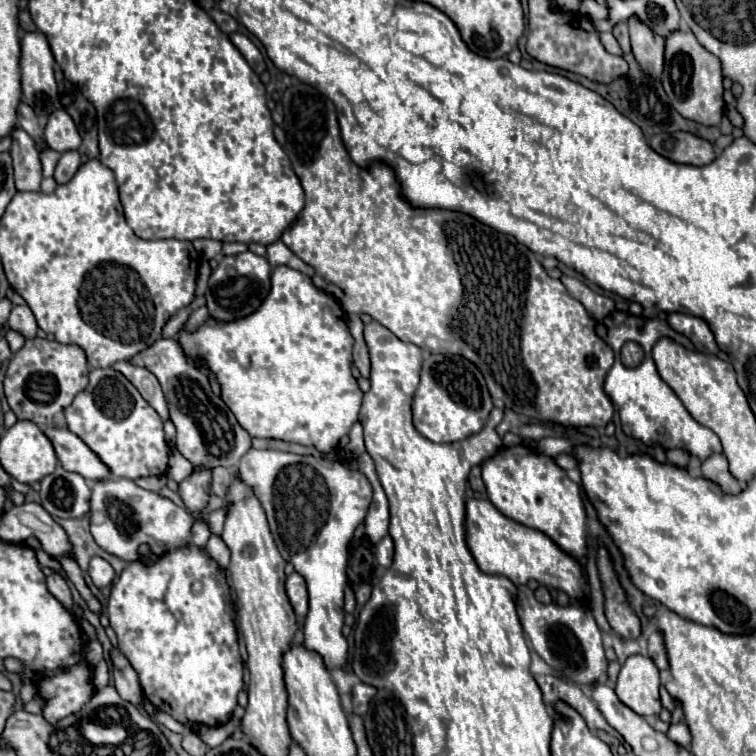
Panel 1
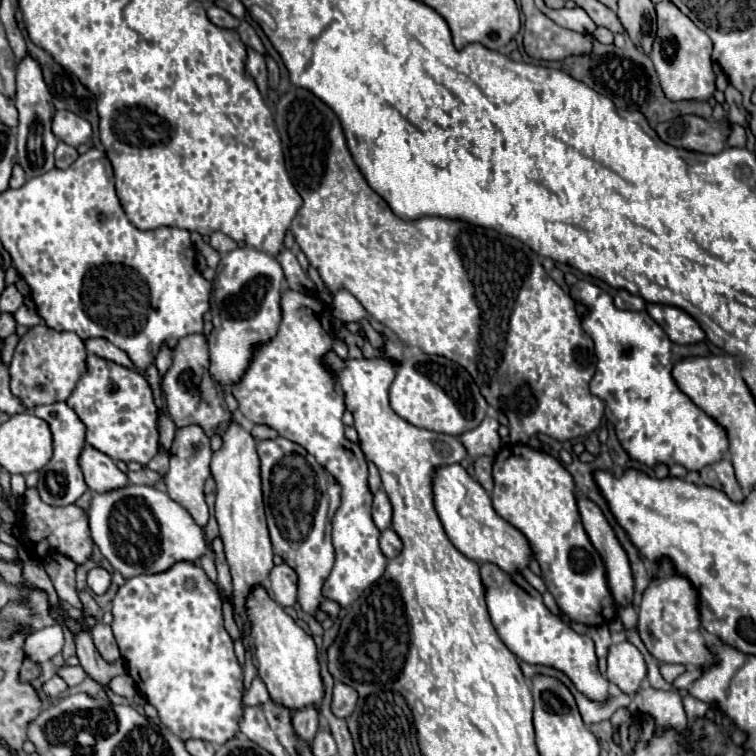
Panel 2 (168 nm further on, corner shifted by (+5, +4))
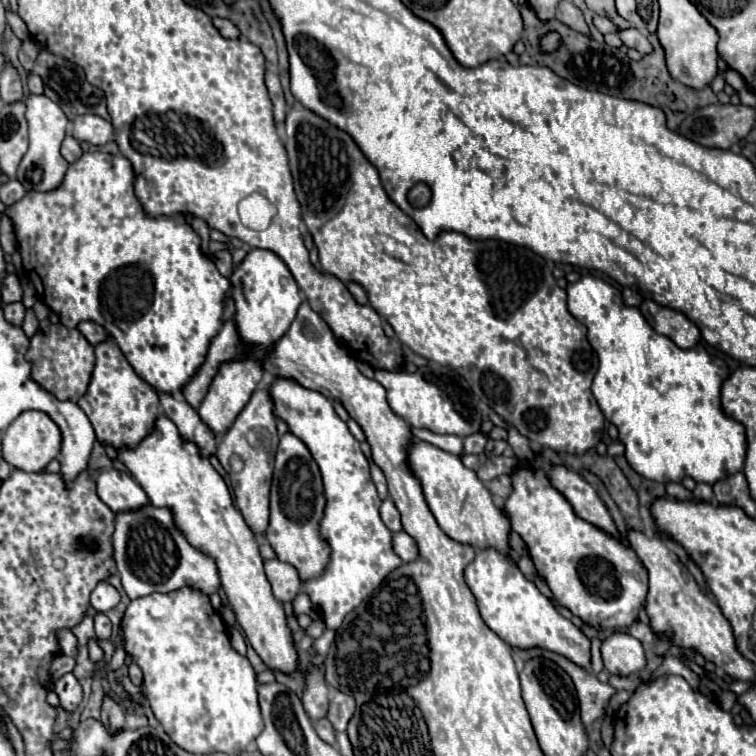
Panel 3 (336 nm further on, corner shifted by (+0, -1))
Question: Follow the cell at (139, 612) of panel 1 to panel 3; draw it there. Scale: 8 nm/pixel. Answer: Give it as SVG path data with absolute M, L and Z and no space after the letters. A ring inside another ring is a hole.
M182 587L172 593L152 593L134 599L124 613L122 629L126 637L126 653L132 655L134 663L138 663L144 673L144 695L154 717L162 723L164 731L178 747L200 755L218 751L238 755L262 733L264 721L258 707L256 673L250 661L232 649L224 621L212 609L206 595L196 589Z

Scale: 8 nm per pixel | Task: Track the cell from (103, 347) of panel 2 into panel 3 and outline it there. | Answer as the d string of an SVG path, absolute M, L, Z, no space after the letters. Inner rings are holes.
M80 321L76 329L78 329L92 345L96 345L96 343L100 343L100 341L104 341L104 339L108 337L106 331L102 329L102 325L98 325L98 323L94 323L94 321Z

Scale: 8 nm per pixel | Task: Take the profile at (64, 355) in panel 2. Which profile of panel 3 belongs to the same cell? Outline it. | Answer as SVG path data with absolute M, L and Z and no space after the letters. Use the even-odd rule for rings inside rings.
M54 323L38 329L38 333L32 337L28 361L32 361L34 381L38 381L54 397L76 403L90 385L94 369L94 347L86 341L86 337L82 337L82 333L78 333L78 329L68 329L62 323Z

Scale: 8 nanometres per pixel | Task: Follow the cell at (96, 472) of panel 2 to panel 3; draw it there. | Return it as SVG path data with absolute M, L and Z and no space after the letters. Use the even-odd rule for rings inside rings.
M108 469L102 471L96 479L98 497L114 511L124 513L126 509L142 509L148 503L148 495L144 489L124 471Z

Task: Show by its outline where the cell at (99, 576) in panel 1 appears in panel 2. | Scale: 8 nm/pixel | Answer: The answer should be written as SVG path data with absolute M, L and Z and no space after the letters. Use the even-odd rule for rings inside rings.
M93 568L87 574L87 586L95 592L95 594L103 594L111 584L111 574L105 568Z

